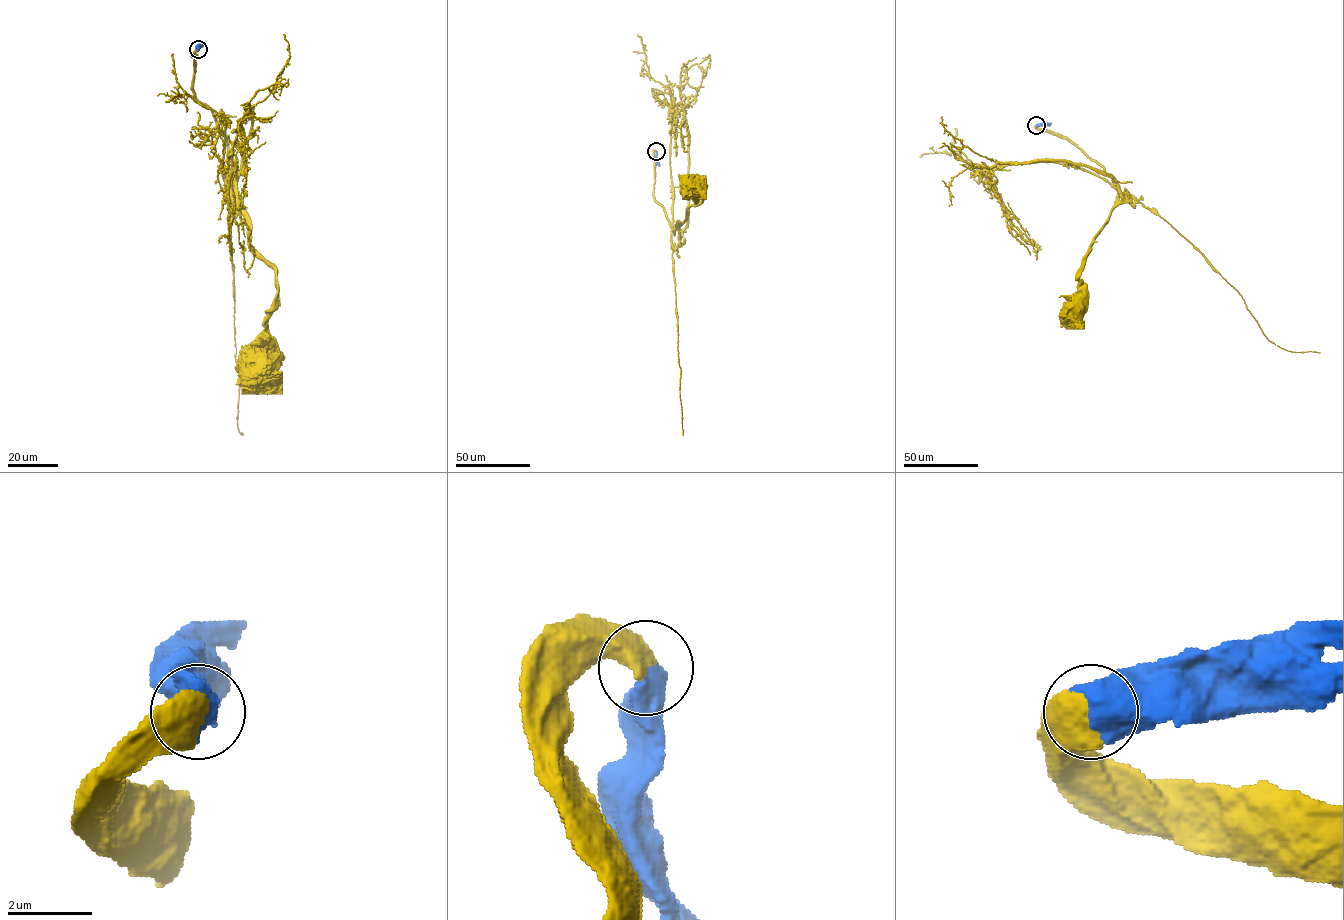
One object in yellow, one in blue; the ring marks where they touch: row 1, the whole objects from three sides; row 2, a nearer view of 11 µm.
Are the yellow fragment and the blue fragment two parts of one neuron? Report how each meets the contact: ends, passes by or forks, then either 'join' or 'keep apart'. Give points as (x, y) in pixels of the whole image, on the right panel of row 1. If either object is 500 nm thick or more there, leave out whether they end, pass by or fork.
join

